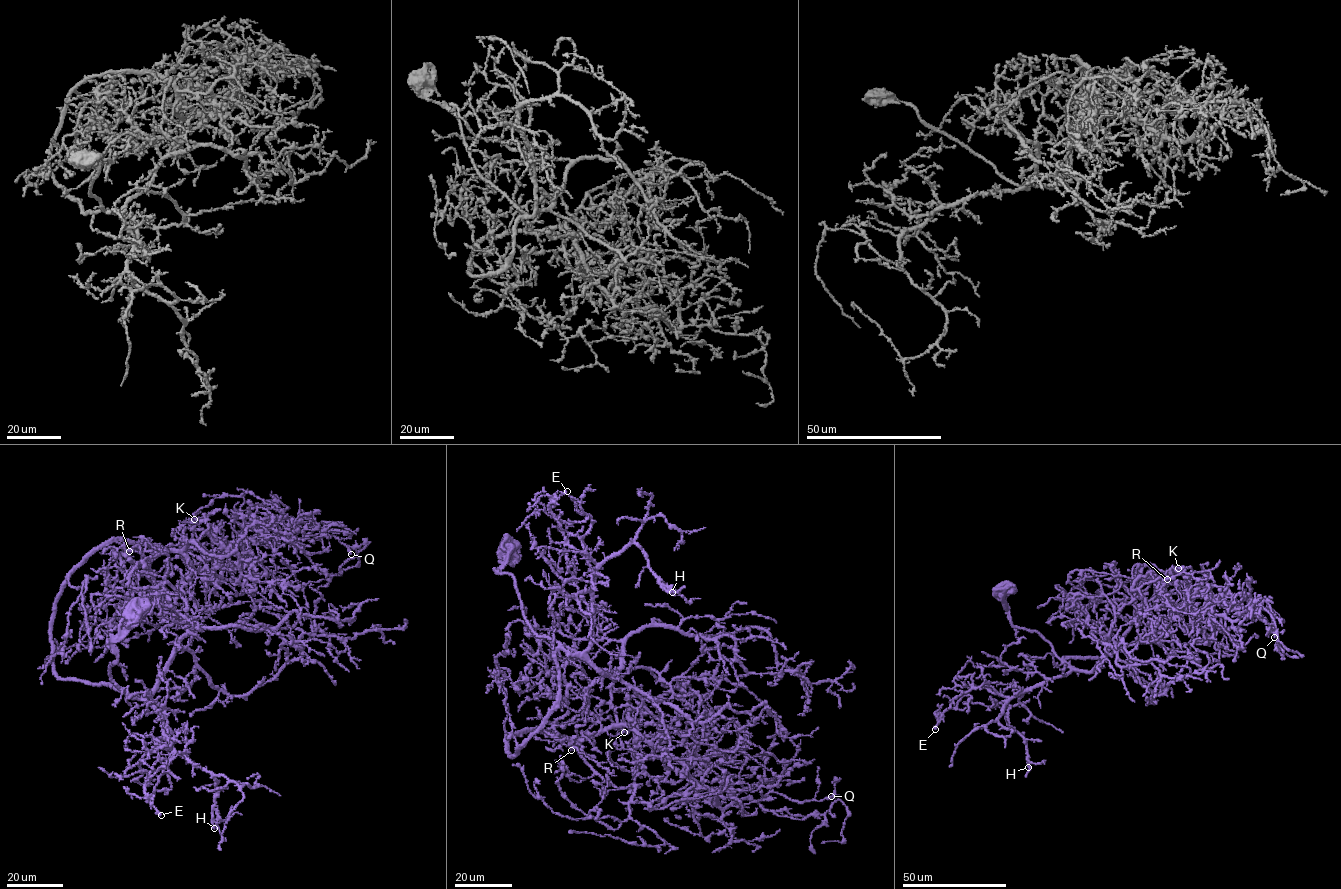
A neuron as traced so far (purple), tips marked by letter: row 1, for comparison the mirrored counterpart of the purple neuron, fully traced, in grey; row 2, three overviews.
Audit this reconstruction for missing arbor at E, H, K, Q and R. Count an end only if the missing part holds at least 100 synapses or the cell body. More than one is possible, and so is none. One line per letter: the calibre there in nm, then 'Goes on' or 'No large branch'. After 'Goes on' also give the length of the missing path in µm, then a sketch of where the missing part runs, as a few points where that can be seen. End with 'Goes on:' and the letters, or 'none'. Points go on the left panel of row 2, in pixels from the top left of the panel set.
E: Thickness 480 nm. No large branch
H: Thickness 360 nm. Goes on. Missing length about 50 µm. Course of what is missing: (214, 828), (216, 835), (253, 870), (233, 866), (224, 858)
K: Thickness 400 nm. No large branch
Q: Thickness 400 nm. No large branch
R: Thickness 140 nm. No large branch
Goes on: H

